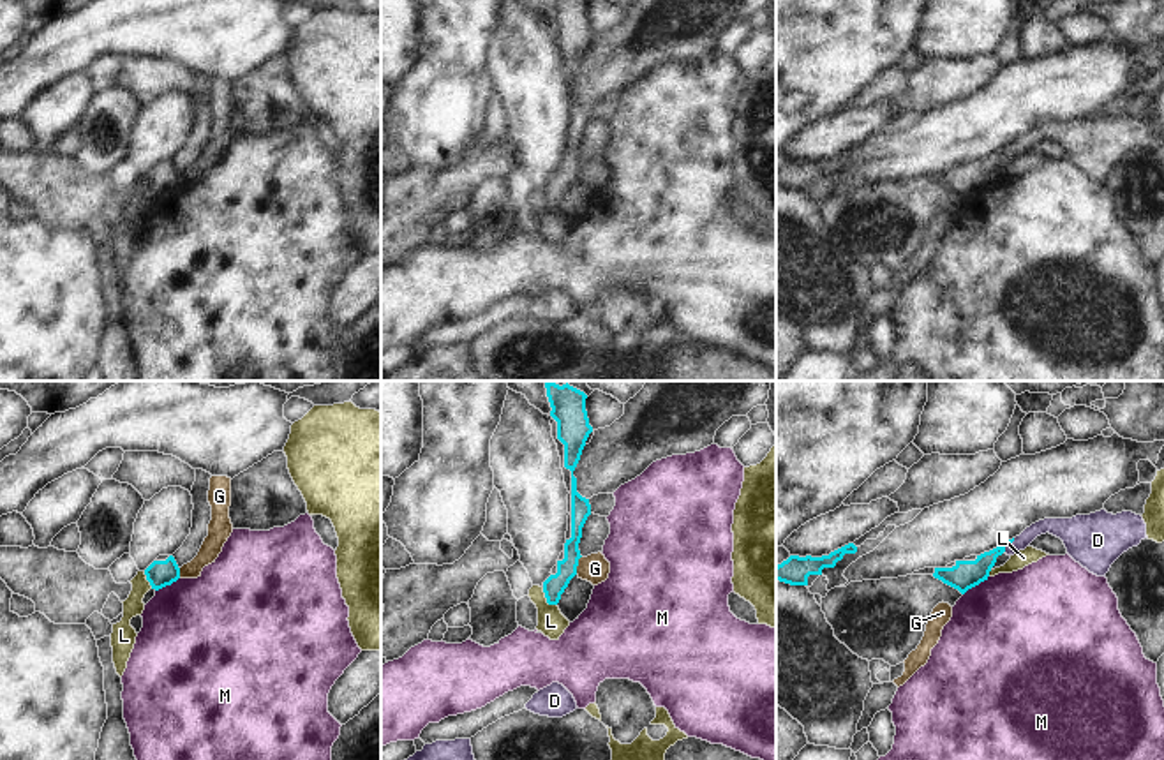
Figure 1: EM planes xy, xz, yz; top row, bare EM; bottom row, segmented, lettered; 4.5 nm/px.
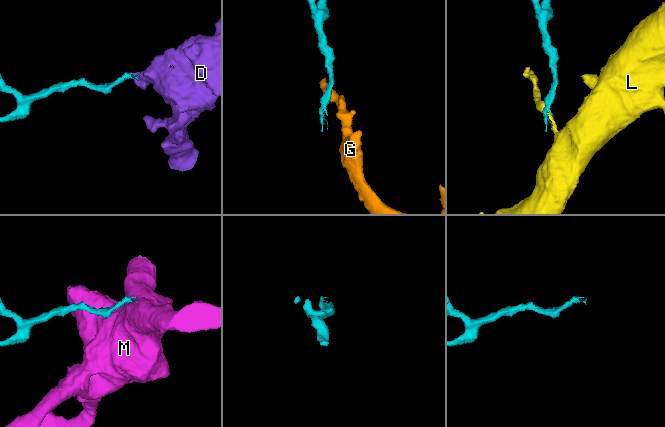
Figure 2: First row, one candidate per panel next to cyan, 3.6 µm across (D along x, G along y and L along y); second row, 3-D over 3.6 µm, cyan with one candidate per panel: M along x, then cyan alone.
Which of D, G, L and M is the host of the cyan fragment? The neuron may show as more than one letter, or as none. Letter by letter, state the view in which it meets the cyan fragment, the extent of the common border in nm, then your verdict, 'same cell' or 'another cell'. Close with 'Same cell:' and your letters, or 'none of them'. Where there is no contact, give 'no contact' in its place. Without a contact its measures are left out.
D: yz | 80 nm | same cell
G: xz | 90 nm | another cell
L: xz | 110 nm | another cell
M: yz | 150 nm | another cell
Same cell: D

